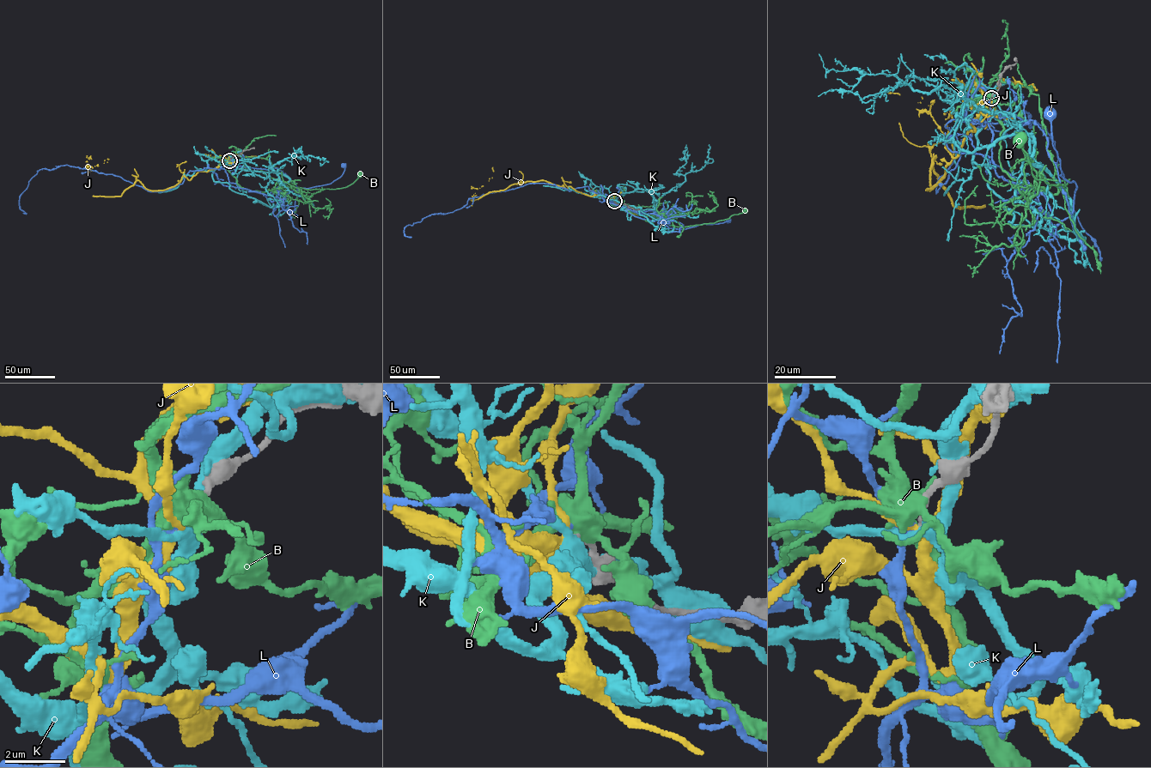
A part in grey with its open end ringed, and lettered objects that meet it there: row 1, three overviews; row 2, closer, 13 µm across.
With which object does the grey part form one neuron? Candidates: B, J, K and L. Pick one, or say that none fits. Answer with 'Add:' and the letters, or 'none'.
Add: none

